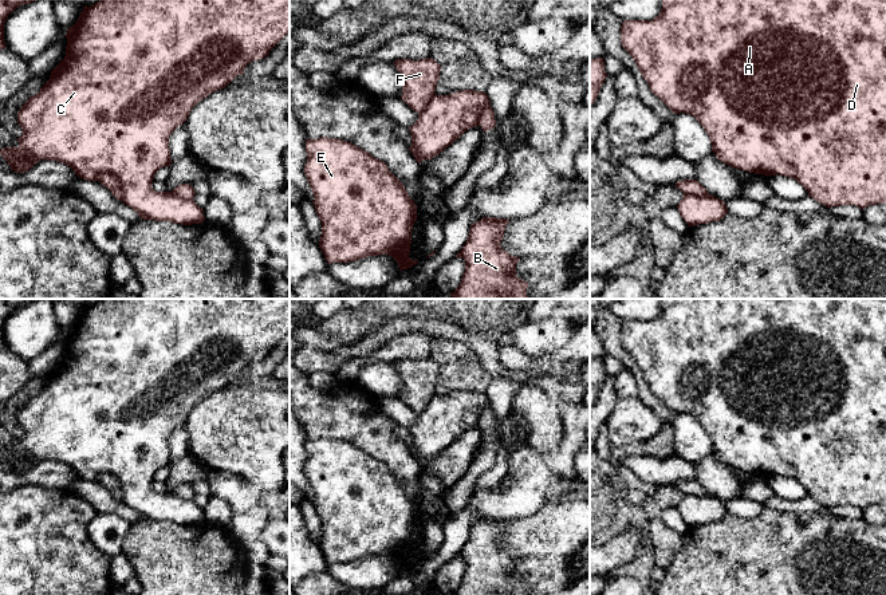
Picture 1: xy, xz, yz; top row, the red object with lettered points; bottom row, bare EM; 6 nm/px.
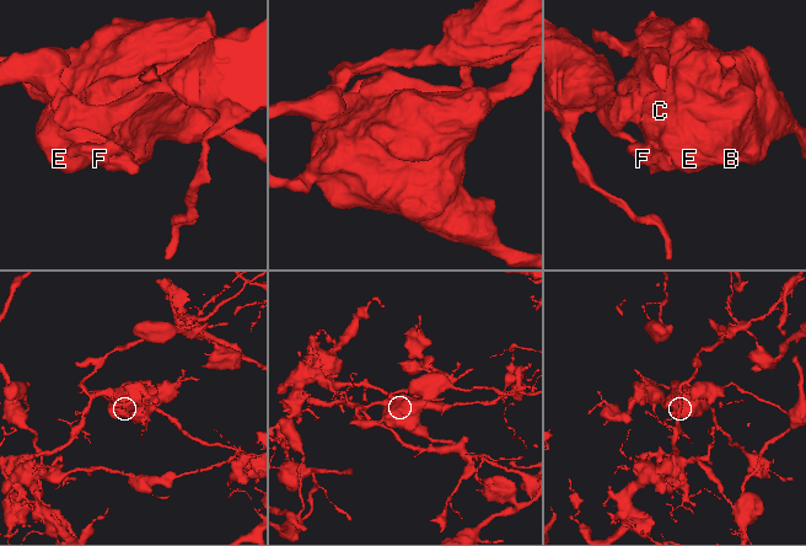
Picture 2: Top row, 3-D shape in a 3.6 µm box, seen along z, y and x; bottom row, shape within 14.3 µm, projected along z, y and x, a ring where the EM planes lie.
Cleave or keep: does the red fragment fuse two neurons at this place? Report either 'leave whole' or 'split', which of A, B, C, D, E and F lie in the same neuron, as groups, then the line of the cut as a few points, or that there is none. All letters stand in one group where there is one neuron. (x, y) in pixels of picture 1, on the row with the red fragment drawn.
split | A B C D E / F | xy (95, 178), (109, 173), (117, 181), (122, 200)

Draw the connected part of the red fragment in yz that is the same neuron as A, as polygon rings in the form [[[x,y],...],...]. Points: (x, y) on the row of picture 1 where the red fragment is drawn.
[[[662,0],[662,9],[653,20],[625,20],[621,27],[622,47],[634,59],[650,91],[674,114],[690,114],[706,131],[717,159],[744,172],[764,176],[784,176],[796,180],[810,197],[831,208],[855,205],[861,209],[886,202],[886,0]]]

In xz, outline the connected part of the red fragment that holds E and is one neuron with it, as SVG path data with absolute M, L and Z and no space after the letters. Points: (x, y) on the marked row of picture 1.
M338 138L306 139L306 151L304 174L312 189L315 212L322 222L319 248L326 261L350 263L369 256L389 255L398 263L399 271L416 265L418 260L412 260L409 253L412 229L417 221L417 205L387 165L351 142Z

